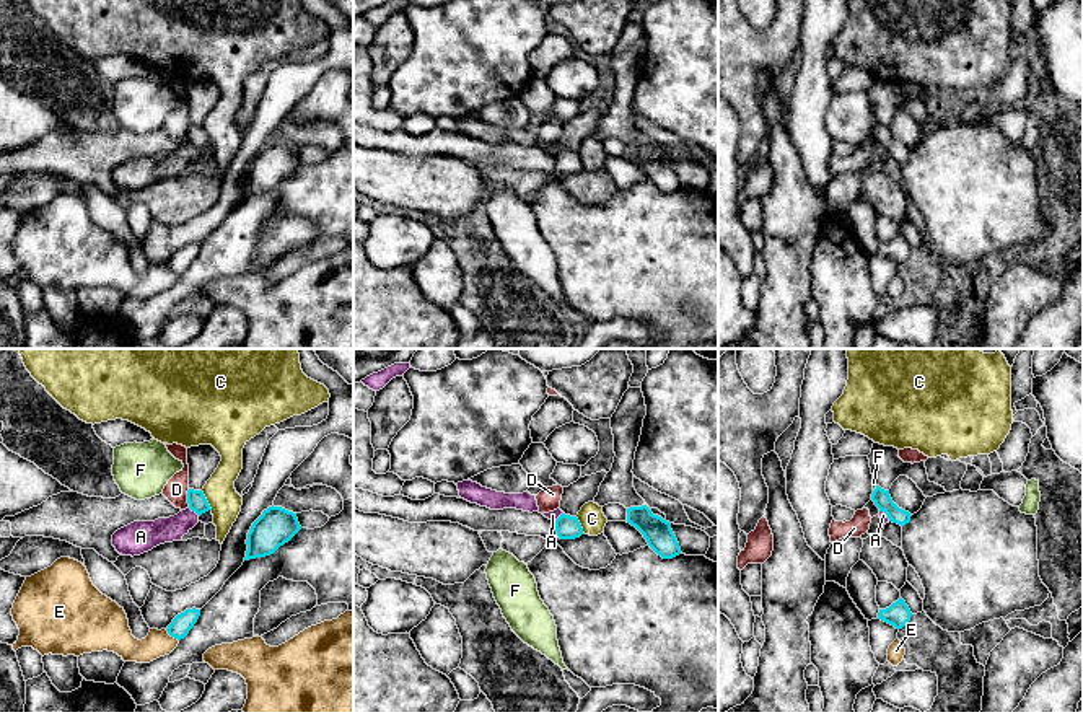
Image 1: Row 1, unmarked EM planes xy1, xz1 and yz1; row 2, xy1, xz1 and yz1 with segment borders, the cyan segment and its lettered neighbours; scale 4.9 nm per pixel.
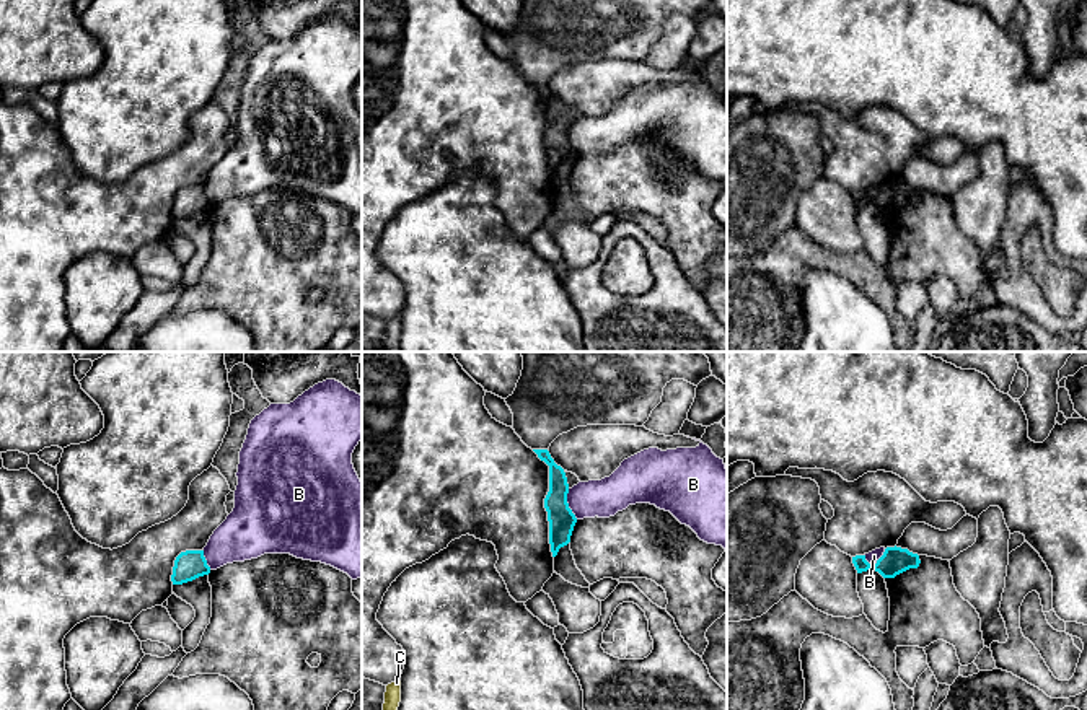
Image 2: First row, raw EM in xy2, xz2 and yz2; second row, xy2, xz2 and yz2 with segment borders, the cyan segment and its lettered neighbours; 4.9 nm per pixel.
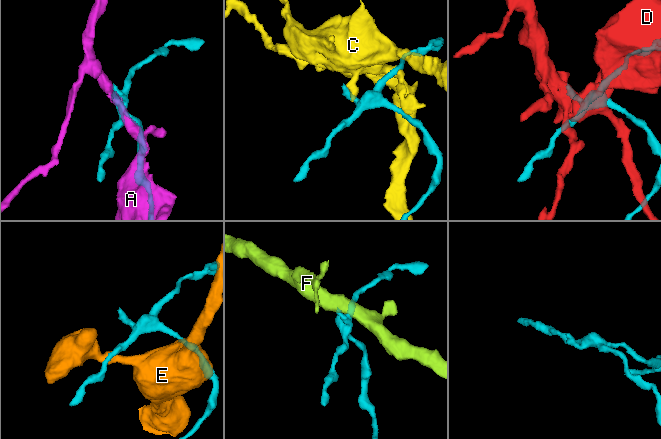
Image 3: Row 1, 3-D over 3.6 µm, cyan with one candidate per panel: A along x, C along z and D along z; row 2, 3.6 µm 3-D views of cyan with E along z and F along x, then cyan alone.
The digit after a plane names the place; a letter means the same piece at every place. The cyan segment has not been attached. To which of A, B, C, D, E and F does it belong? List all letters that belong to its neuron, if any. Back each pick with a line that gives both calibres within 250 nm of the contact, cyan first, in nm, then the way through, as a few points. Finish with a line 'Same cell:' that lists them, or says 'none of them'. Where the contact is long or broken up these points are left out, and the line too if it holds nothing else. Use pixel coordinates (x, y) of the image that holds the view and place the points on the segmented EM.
F: Thickness 90 nm (cyan) against 20 nm. Path across: yz1 (881, 497), (875, 489), (873, 483)
Same cell: F

